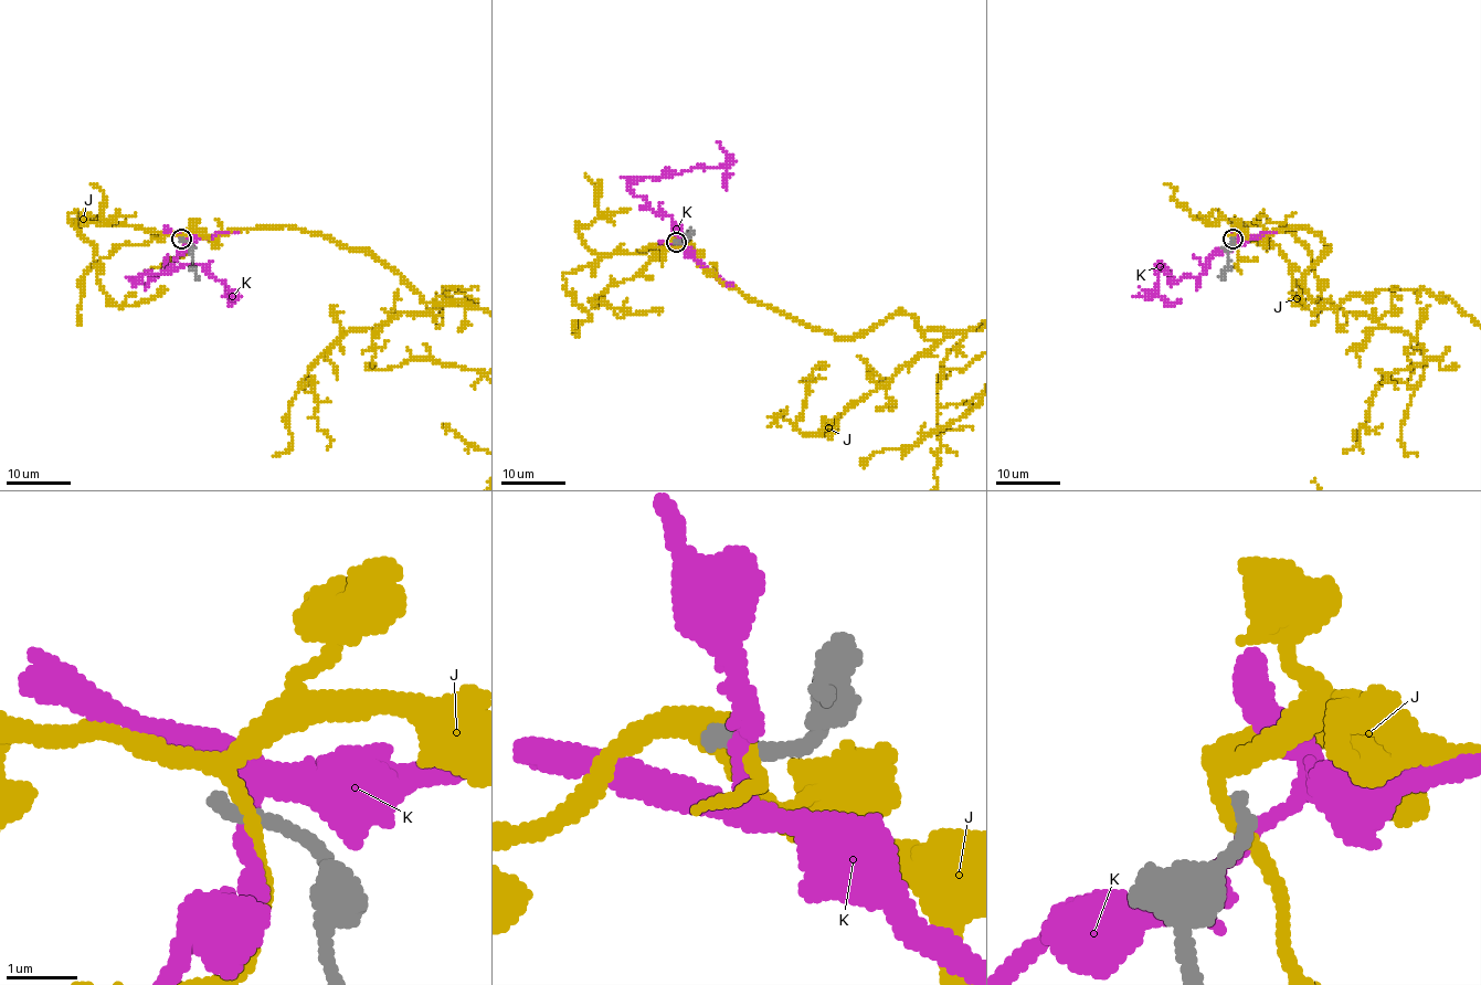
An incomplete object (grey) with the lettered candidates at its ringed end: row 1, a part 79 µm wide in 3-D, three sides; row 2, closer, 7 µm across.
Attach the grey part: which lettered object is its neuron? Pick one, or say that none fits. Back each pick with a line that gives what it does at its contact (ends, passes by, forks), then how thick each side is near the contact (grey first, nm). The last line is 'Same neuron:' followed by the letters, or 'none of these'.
Same neuron: none of these

